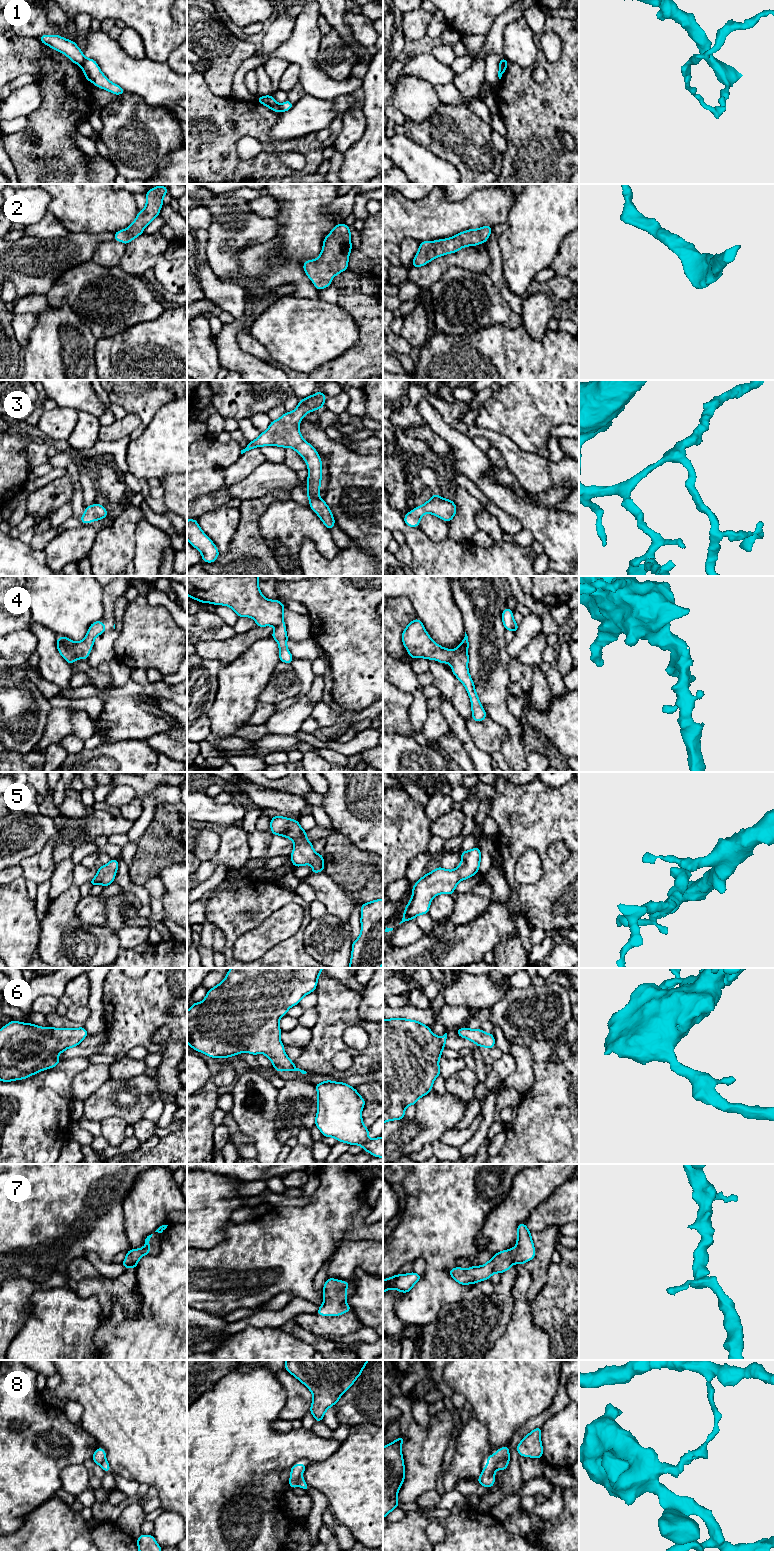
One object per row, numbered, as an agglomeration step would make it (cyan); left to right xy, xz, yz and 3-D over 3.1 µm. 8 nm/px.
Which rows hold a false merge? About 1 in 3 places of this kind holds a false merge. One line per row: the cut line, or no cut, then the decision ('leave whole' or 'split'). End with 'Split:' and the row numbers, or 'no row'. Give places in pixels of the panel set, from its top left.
1: cut in xy along (85, 59), (81, 66); split
2: no cut; leave whole
3: no cut; leave whole
4: no cut; leave whole
5: no cut; leave whole
6: no cut; leave whole
7: no cut; leave whole
8: cut in yz along (509, 1458), (500, 1461), (495, 1468); split
Split: 1, 8

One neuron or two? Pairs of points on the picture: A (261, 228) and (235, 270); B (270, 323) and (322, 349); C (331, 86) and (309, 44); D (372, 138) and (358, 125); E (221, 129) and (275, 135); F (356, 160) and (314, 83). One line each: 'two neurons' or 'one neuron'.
A: one neuron
B: one neuron
C: one neuron
D: two neurons
E: two neurons
F: two neurons

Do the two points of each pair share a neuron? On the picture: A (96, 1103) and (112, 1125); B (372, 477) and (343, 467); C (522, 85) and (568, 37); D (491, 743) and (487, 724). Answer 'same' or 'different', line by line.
A: different
B: same
C: same
D: same

